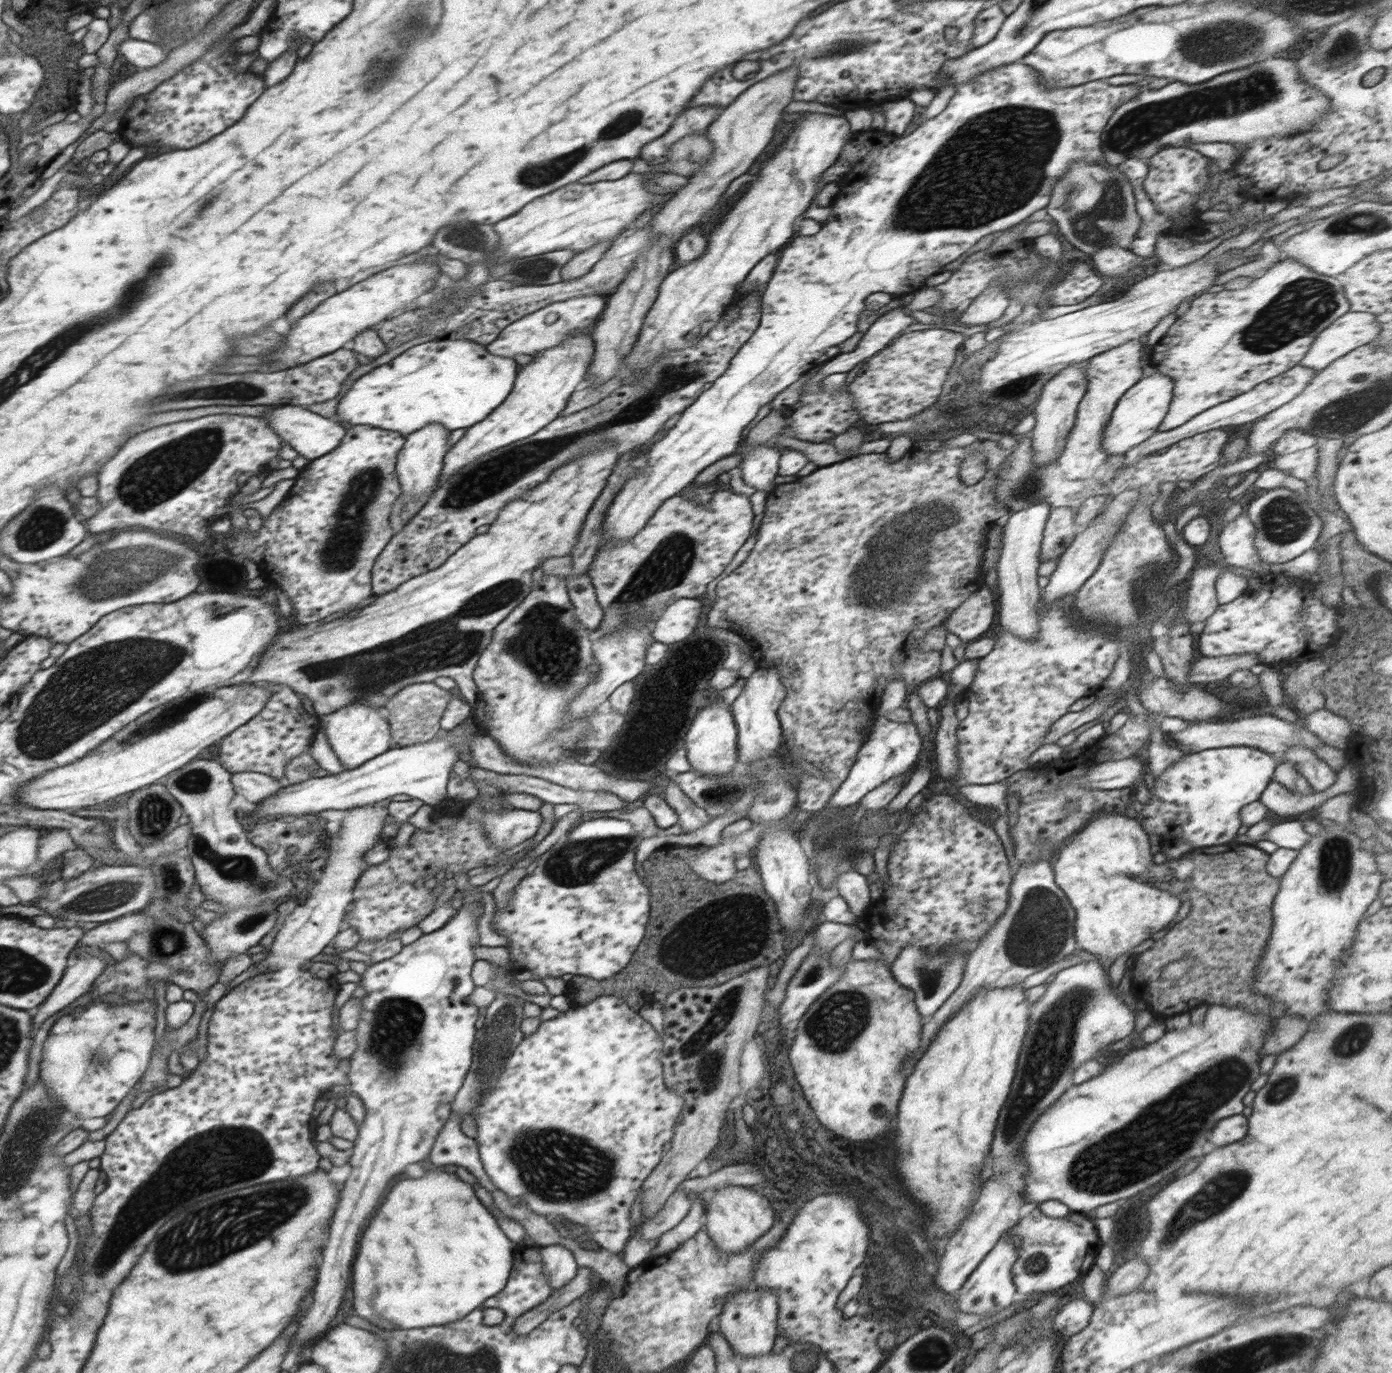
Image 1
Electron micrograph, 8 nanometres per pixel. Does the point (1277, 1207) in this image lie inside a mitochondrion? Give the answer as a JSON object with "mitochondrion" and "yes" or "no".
{"mitochondrion":"no"}

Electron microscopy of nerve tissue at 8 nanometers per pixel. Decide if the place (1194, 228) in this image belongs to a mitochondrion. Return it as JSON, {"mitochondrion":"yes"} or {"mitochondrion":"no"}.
{"mitochondrion":"no"}

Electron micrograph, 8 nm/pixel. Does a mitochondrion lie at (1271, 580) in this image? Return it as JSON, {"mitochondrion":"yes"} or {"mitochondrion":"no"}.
{"mitochondrion":"no"}

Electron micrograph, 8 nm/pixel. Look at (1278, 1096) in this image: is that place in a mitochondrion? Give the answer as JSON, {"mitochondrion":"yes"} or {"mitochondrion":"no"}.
{"mitochondrion":"yes"}

